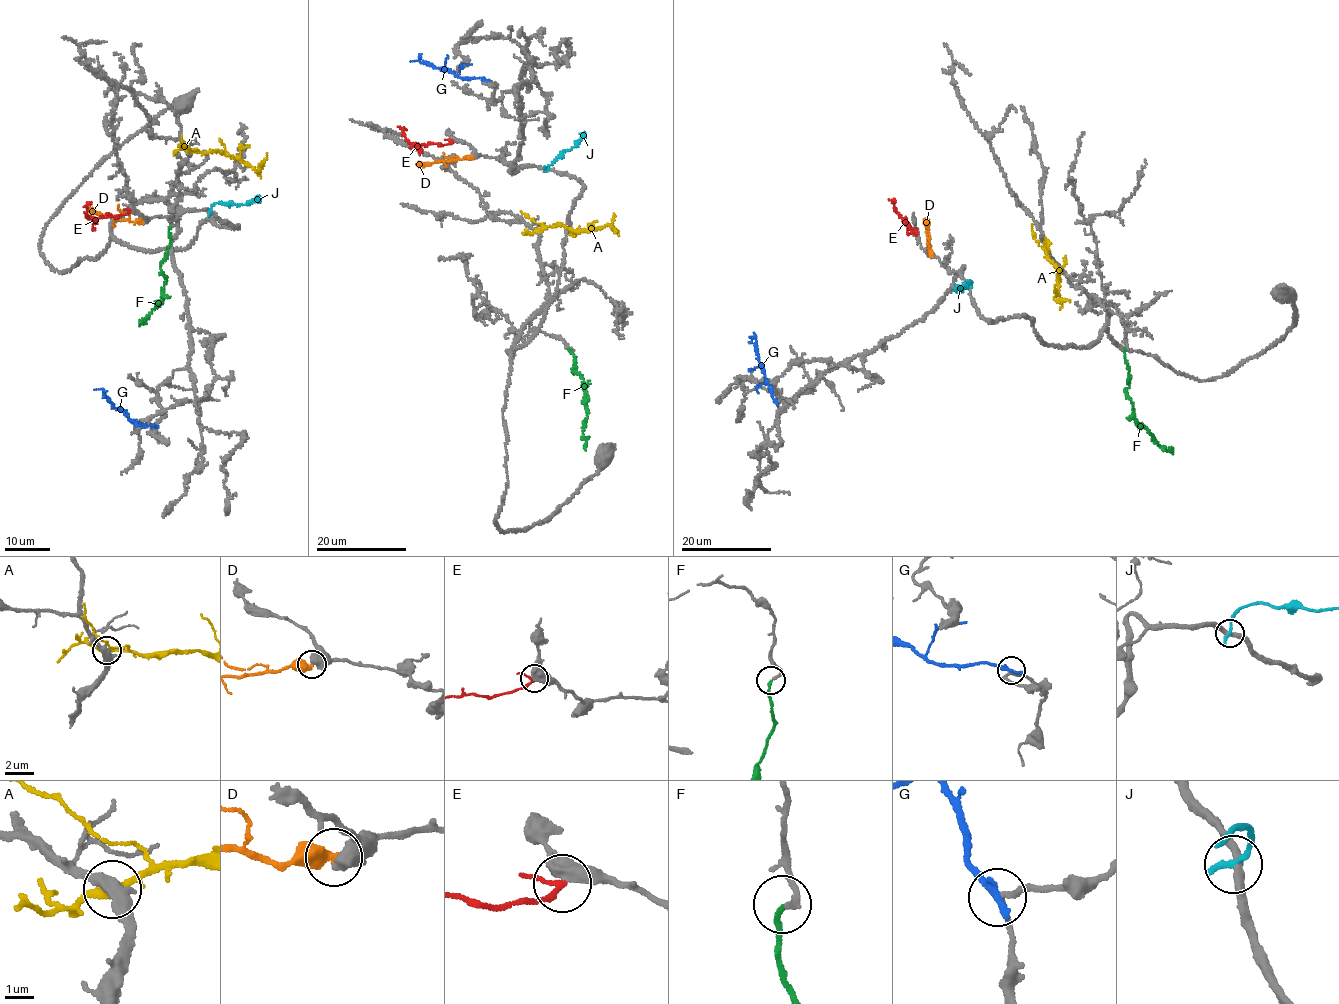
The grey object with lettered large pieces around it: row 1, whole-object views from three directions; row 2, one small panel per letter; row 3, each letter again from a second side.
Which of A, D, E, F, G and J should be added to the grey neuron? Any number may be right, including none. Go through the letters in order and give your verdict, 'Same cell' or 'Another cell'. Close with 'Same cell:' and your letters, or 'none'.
A: Another cell
D: Another cell
E: Same cell
F: Same cell
G: Another cell
J: Another cell
Same cell: E, F

